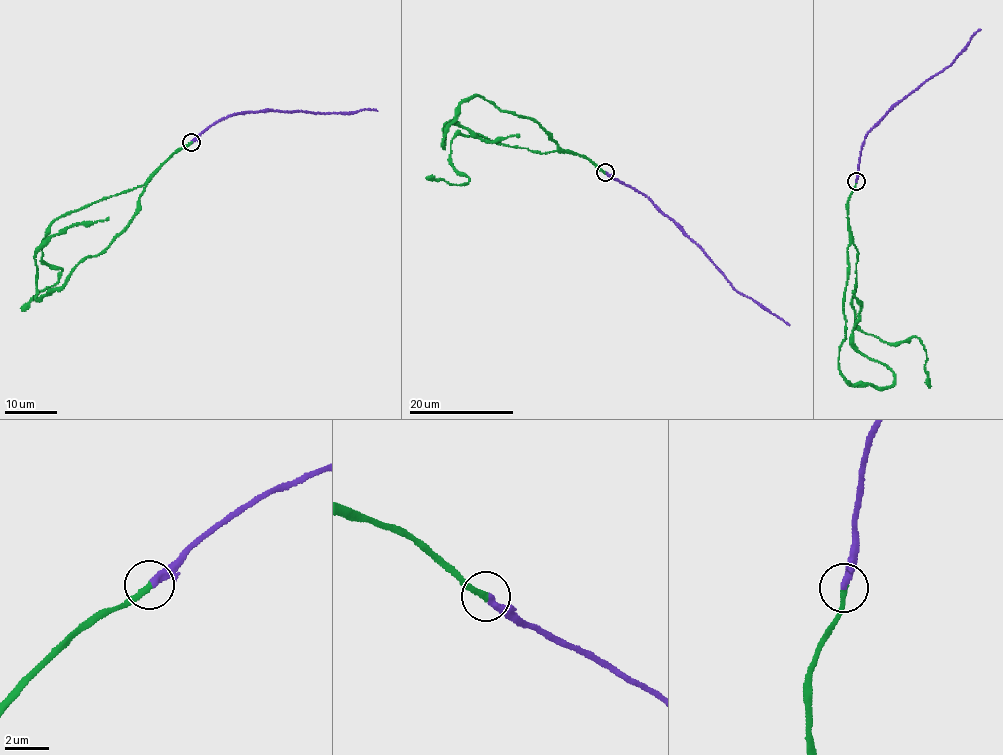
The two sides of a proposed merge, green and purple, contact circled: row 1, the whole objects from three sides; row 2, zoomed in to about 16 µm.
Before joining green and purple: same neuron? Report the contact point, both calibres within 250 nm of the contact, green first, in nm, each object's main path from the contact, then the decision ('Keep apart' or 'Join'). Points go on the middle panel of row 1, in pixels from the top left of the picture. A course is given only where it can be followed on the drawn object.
Place: (605, 172). Thickness 280 nm (green) against 320 nm. Course of green: (605, 172), (479, 94), (460, 104), (444, 149), (450, 123), (485, 141), (519, 135). Course of purple: (605, 172), (656, 204), (738, 292), (761, 304), (789, 325). Join

